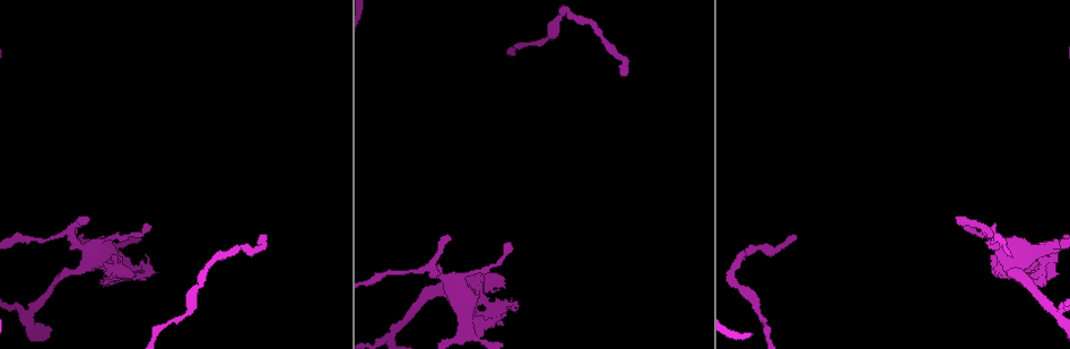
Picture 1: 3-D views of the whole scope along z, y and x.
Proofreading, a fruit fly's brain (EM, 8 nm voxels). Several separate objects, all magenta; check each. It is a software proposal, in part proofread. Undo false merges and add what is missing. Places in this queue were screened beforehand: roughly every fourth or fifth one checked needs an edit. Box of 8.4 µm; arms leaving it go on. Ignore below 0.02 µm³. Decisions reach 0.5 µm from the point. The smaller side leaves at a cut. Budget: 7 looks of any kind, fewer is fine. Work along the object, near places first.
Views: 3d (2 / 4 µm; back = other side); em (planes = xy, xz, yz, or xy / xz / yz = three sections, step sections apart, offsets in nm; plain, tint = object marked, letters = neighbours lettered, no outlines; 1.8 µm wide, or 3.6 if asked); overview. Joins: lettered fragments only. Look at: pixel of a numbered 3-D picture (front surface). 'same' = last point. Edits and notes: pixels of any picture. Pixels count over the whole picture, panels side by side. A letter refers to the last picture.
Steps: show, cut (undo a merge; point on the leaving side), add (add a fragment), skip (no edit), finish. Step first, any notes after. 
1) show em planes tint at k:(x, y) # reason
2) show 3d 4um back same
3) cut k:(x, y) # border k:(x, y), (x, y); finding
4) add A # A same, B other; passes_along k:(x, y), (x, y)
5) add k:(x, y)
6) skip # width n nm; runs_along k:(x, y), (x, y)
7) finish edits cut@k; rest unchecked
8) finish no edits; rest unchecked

show em planes letters at 1:(619, 74) # branch stops here

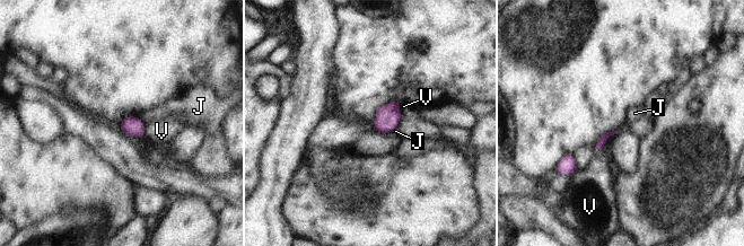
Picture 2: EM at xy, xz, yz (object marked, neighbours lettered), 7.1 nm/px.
skip # J other, V other; border 2:(136, 116), (145, 125); none of them fits

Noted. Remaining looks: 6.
show 3d 4um at 1:(553, 35) # thick turns thin

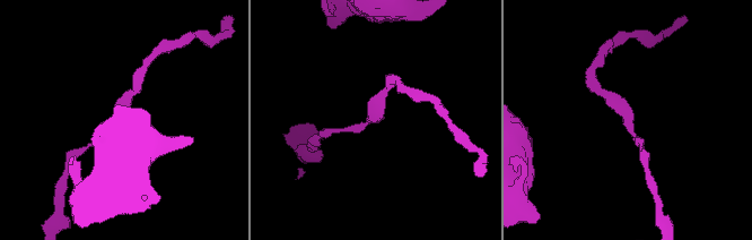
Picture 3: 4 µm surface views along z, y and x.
show em xy step 16 tint at 3:(375, 114) # now the EM

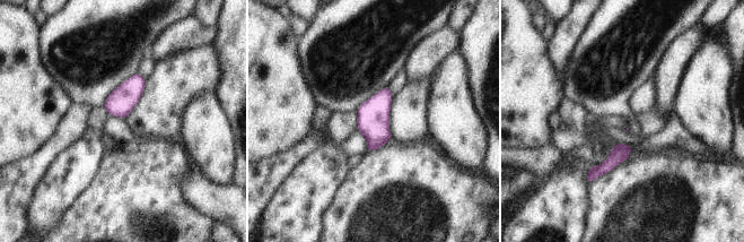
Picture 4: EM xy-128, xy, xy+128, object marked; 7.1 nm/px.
show em planes letters same

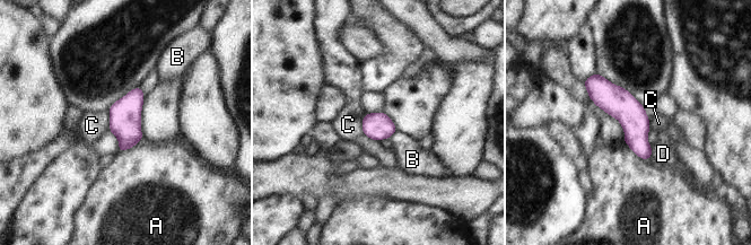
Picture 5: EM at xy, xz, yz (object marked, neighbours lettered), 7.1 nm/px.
skip # longest_contact A 240 nm; A other, B other, C other, D other; border 5:(364, 114), (363, 132), (378, 141); continuous, no second cell

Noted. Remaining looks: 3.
show 3d 4um back at 1:(88, 217) # tapers out

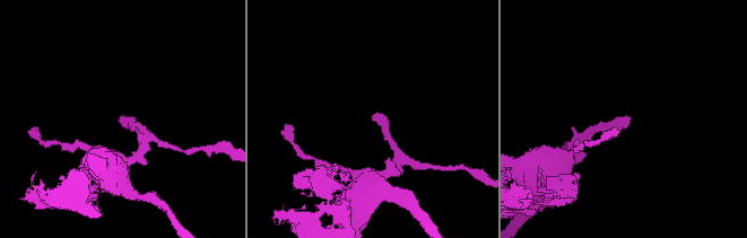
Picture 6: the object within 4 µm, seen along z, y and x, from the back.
show em xy step 8 letters at 6:(123, 117) # shape alone is not enough

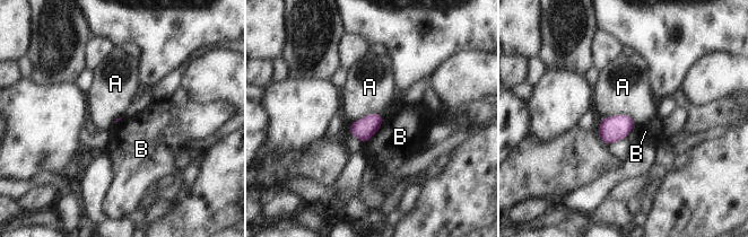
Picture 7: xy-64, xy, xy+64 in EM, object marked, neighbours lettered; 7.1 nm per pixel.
show em planes letters same # cut it another way

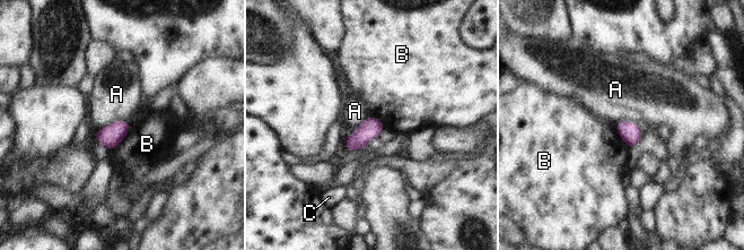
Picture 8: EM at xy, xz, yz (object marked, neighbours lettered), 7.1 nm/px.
skip # A other, B other, C other; border 8:(131, 126), (114, 120), (98, 131); no lettered fragment goes on from it

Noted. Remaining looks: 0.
finish no edits; rest unchecked

